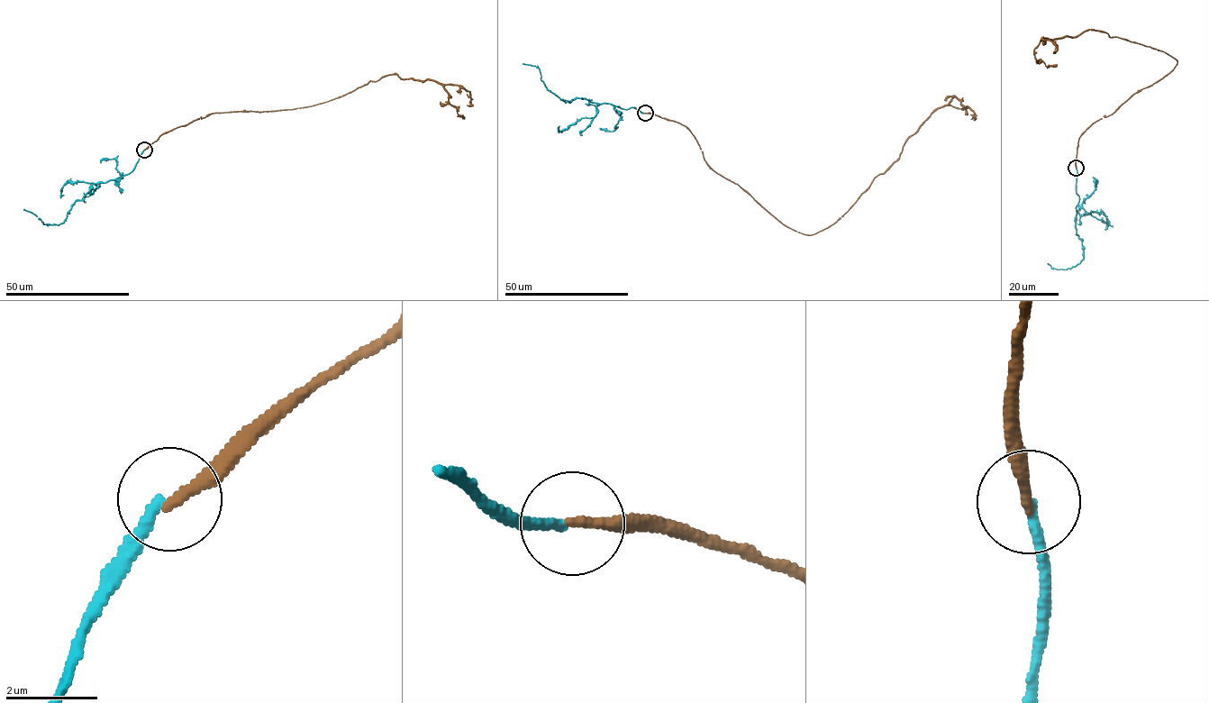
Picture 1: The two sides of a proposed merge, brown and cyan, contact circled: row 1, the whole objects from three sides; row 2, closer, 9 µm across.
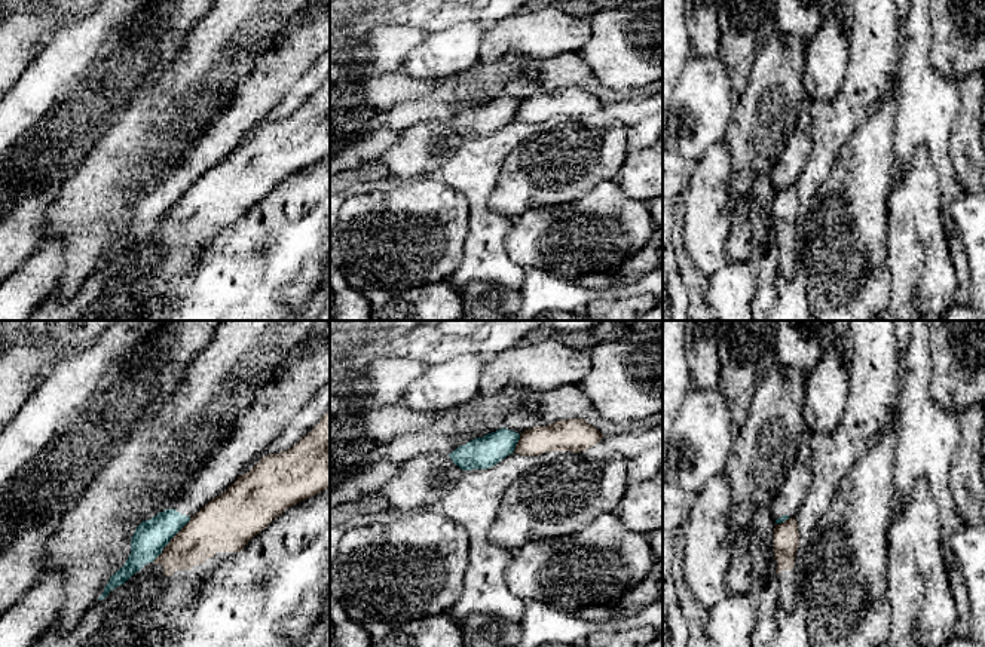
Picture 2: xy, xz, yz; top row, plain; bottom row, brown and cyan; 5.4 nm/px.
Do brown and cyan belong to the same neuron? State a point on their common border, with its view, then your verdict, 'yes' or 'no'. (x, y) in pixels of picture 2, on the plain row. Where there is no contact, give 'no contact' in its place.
meets brown in xy at (171, 207); no

